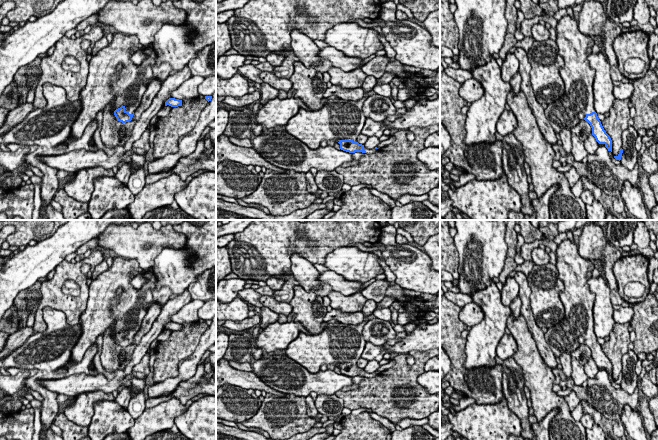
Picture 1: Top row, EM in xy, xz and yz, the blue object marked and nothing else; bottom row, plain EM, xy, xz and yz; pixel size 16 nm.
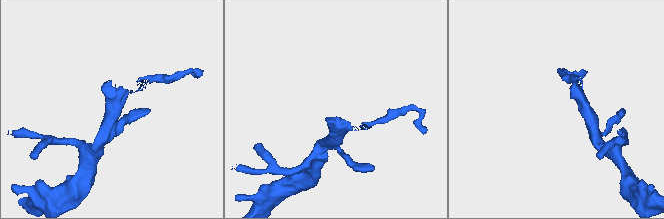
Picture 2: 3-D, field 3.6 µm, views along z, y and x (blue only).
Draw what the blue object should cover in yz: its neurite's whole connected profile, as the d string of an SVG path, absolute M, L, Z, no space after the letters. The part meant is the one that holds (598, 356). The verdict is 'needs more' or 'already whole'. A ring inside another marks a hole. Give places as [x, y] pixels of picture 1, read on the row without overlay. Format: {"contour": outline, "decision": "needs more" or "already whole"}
{"contour": "M568 238L557 246L556 253L558 276L564 284L564 290L560 292L560 299L564 305L565 315L559 324L547 329L547 332L544 333L545 340L554 356L558 358L563 352L571 353L584 343L590 348L596 365L604 368L608 375L612 376L612 364L594 334L592 318L594 293L589 290L587 282L593 276L595 266L590 260L580 256L575 241Z", "decision": "needs more"}

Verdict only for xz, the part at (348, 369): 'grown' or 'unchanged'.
grown

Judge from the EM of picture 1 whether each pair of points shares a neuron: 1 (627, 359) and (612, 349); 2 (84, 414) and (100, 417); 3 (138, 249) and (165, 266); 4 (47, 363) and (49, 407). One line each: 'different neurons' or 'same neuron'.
1: different neurons
2: different neurons
3: different neurons
4: same neuron

